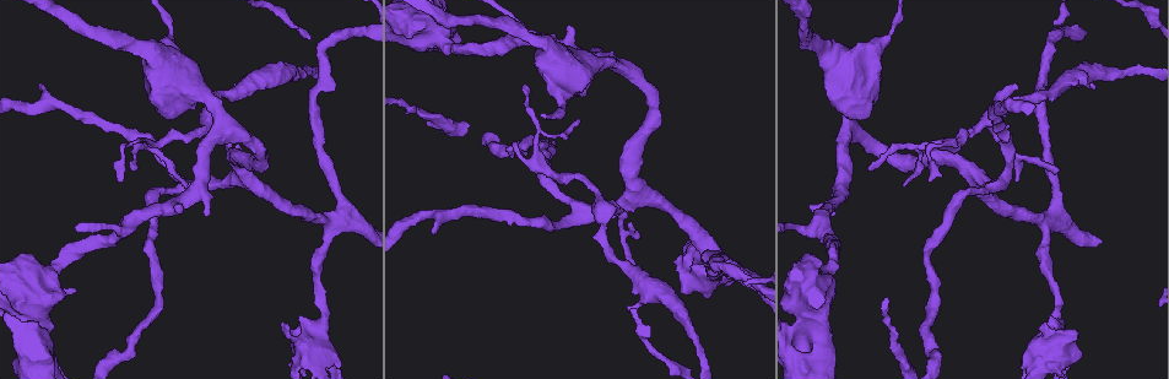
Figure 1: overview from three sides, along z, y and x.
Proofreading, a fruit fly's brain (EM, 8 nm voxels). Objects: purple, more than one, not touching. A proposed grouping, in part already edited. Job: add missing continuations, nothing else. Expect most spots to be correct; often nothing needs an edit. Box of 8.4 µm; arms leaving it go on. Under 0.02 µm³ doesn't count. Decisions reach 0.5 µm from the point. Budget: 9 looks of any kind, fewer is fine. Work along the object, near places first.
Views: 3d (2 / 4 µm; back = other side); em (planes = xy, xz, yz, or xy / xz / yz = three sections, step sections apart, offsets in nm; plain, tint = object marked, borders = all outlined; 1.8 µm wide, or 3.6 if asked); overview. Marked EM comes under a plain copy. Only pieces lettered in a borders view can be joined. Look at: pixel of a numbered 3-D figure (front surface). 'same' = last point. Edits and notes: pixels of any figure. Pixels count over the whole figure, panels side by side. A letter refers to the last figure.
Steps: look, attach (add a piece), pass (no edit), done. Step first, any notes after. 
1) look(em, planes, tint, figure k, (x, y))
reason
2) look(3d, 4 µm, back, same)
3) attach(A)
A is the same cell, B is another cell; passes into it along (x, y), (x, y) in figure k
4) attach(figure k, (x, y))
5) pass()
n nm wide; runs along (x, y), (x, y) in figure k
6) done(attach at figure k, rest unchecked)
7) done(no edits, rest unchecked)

look(em, planes, borders, figure 1, (635, 233))

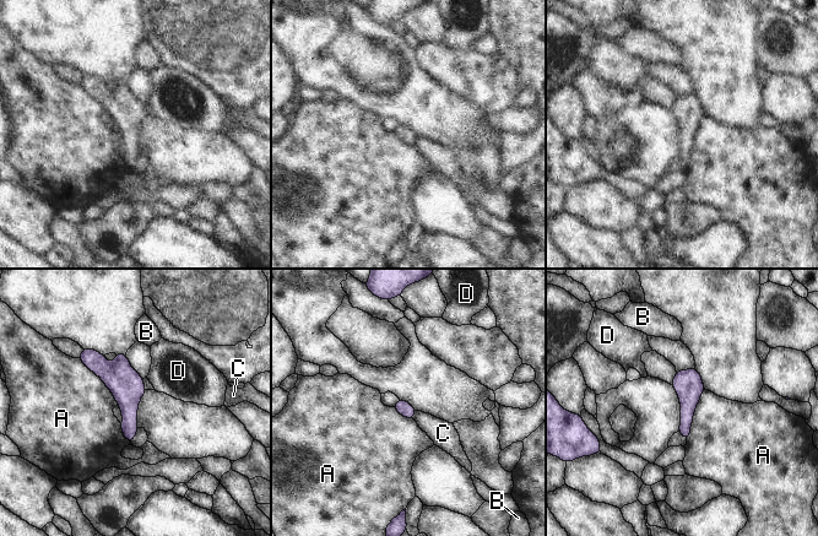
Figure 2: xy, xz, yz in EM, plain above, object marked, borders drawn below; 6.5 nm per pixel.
pass()
A, B, C and D are other cells; border along (416, 411), (412, 418) in figure 2; none of them fits

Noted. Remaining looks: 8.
look(em, planes, borders, figure 1, (327, 220))
four-way junction

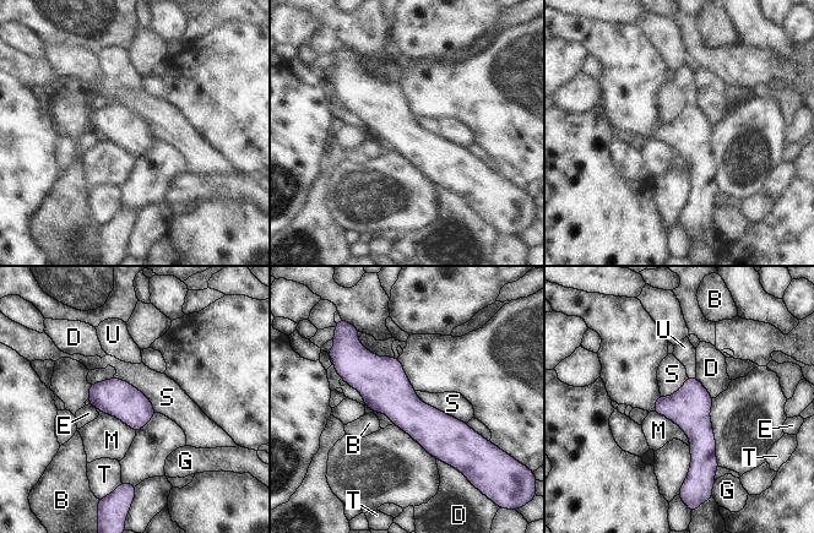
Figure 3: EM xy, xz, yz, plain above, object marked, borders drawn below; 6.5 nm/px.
pass()
B, D, E, G, M, S, T and U are other cells; border along (414, 391), (422, 401), (466, 423) in figure 3; no lettered piece goes on from it

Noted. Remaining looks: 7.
look(em, planes, borders, figure 1, (1094, 84))
tapers out

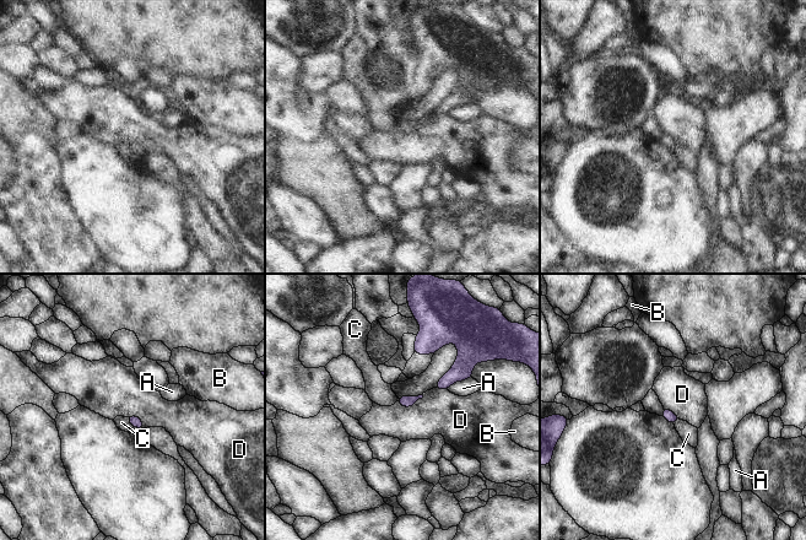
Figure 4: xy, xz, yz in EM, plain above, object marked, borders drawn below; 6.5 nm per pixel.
pass()
A, B, C and D are other cells; border along (423, 394), (407, 408), (396, 401) in figure 4; none of them fits

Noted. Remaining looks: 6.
look(em, planes, borders, figure 1, (1017, 83))
free end

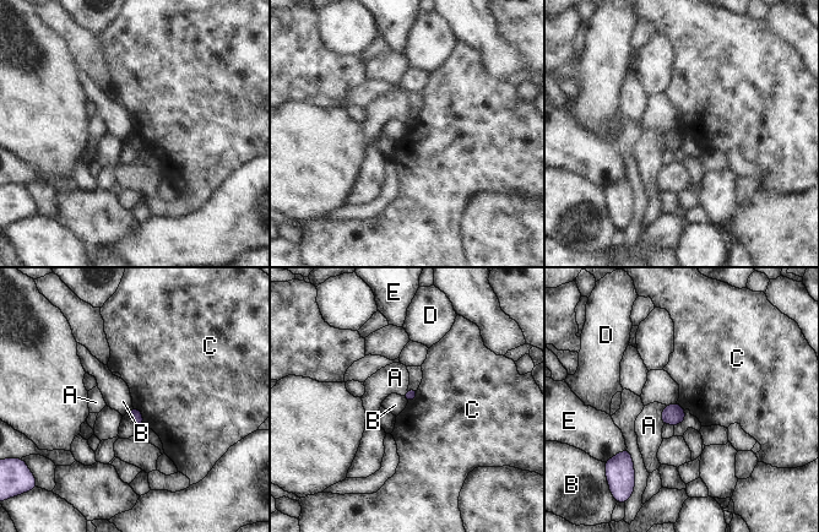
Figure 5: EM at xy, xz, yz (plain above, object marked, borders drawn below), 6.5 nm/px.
pass()
A, B, C, D and E are other cells; border along (133, 406), (141, 412), (145, 423) in figure 5; none of them fits

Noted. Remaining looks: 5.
done(no edits, rest unchecked)

